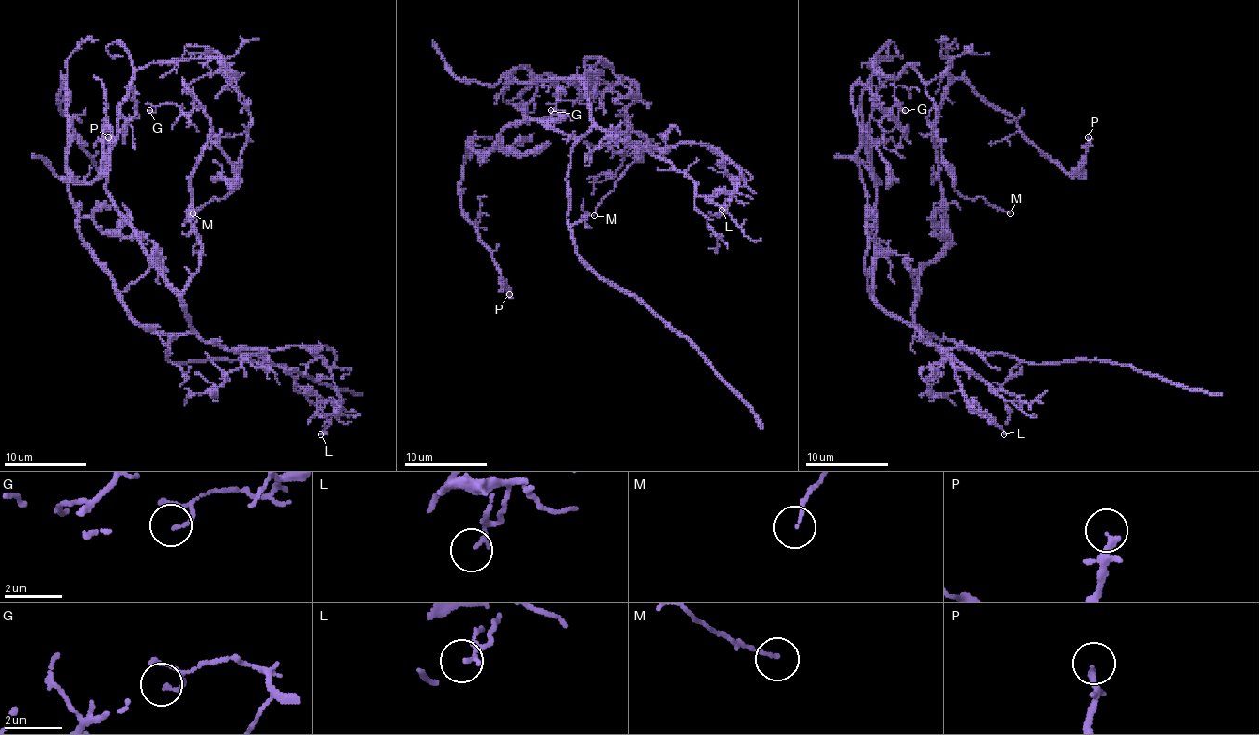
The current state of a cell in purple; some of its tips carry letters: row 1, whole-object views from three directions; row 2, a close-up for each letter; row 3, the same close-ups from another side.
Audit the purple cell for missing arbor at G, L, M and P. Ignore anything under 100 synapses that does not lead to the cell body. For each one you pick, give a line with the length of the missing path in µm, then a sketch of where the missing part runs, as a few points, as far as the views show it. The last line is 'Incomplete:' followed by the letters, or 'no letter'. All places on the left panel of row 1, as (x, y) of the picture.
Incomplete: no letter

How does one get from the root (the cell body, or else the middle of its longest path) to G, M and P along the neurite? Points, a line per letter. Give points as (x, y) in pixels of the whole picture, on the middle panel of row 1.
G: (570, 79), (601, 73), (591, 73), (598, 63), (612, 65), (591, 56), (585, 71), (594, 87), (551, 110)
M: (570, 79), (506, 82), (527, 67), (598, 96), (629, 79), (637, 98), (627, 122), (651, 141), (594, 215)
P: (570, 79), (587, 94), (583, 135), (527, 118), (484, 156), (468, 139), (459, 205), (509, 294)

